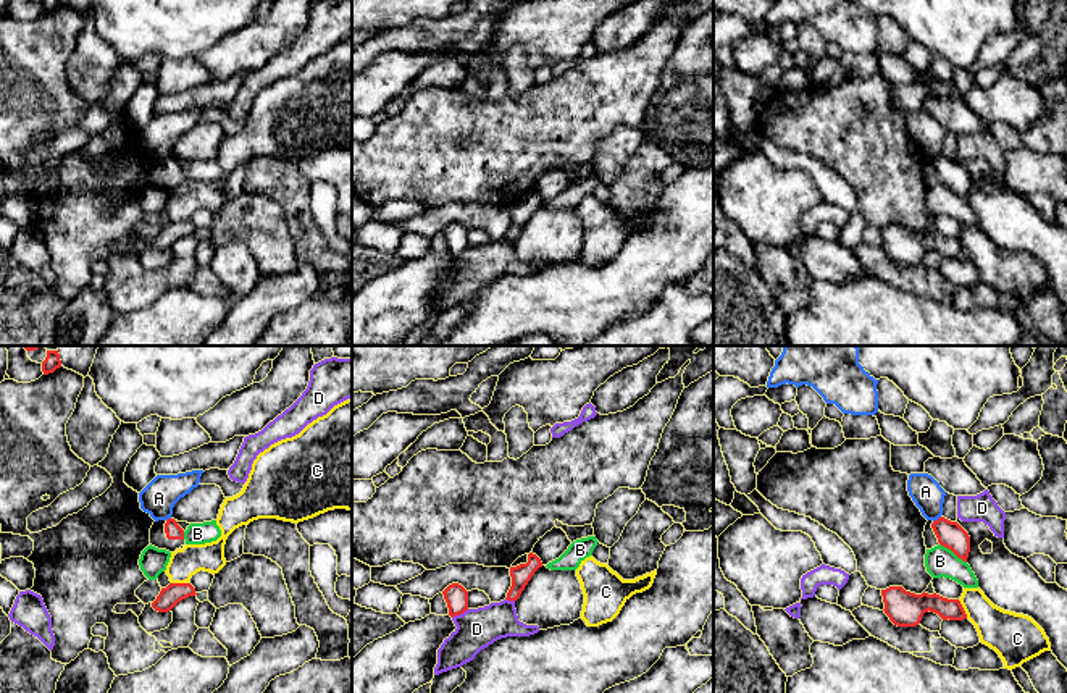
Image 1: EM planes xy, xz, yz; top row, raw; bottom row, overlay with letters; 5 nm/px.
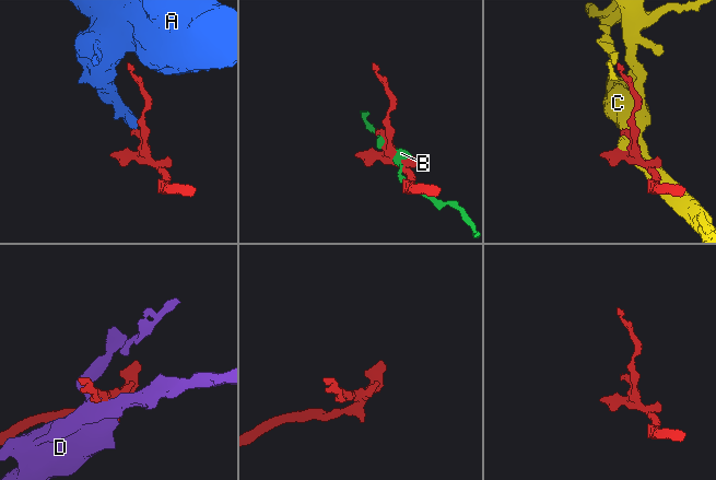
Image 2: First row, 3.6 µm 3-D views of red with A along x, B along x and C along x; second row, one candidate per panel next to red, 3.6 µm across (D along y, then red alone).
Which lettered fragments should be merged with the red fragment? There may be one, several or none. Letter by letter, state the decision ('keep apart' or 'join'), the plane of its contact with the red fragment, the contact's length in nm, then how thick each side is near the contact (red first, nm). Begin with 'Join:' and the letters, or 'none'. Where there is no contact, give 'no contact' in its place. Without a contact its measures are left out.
Join: none
A: keep apart; contact in yz; length 50 nm; calibres 140 and 160 nm
B: keep apart; contact in yz; length 170 nm; calibres 140 and 150 nm
C: keep apart; contact in yz; length 110 nm; calibres 130 and 220 nm
D: keep apart; contact in xz; length 100 nm; calibres 120 and 200 nm

